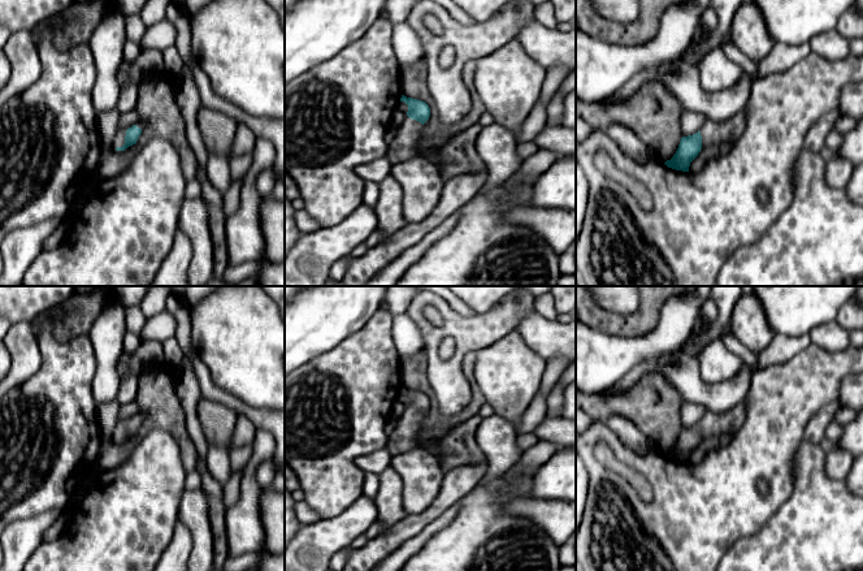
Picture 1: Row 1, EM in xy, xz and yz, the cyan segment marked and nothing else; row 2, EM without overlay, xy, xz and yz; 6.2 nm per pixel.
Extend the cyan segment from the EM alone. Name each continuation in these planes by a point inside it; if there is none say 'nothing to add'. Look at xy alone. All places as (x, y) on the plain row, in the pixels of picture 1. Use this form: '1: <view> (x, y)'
1: xy (120, 427)

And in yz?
1: yz (714, 424)

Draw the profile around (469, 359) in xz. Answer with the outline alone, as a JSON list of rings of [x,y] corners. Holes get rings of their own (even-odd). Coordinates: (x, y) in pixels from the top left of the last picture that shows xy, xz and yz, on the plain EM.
[[[477,351],[468,352],[463,359],[463,373],[467,377],[472,388],[472,402],[456,416],[447,421],[447,427],[455,427],[469,418],[478,415],[480,408],[486,403],[483,394],[481,393],[476,378],[474,378],[474,363],[477,358]]]

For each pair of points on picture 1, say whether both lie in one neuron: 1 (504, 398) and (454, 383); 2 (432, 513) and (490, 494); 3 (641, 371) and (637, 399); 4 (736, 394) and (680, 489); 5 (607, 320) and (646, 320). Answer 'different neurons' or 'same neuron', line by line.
1: different neurons
2: different neurons
3: different neurons
4: different neurons
5: same neuron

